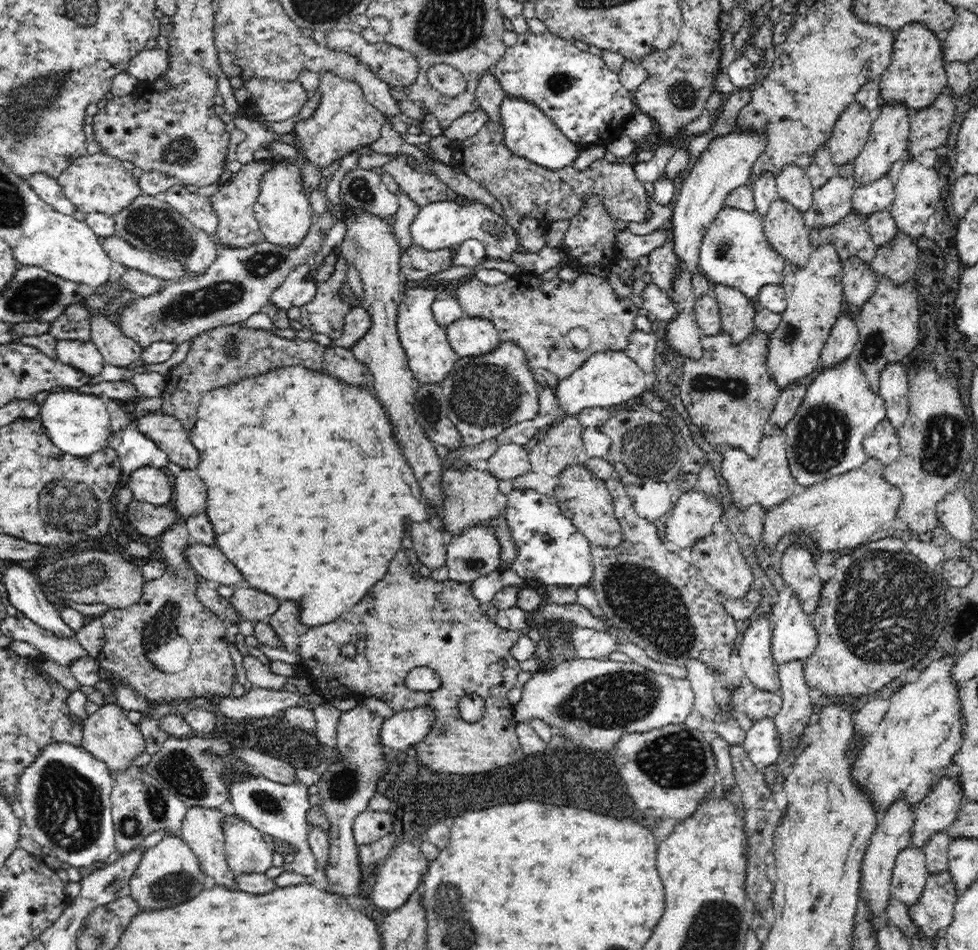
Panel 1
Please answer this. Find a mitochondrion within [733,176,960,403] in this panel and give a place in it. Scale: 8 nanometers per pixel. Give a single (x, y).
(872, 346)

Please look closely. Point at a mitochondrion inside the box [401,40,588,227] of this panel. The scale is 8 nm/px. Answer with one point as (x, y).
(558, 83)

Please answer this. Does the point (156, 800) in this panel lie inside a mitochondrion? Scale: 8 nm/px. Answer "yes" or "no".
yes

